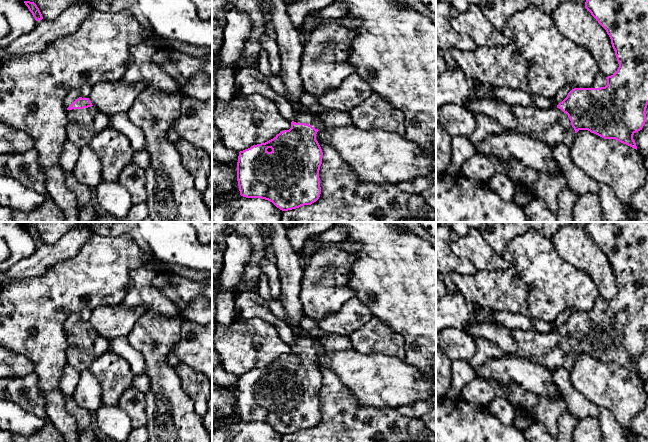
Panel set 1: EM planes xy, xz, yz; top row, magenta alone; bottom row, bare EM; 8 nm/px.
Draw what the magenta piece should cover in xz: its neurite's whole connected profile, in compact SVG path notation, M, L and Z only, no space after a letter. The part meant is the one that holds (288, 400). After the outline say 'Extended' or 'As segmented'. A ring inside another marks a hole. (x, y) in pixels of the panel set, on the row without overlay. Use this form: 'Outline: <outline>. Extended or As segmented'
Outline: M293 331L291 352L277 358L273 363L253 369L239 376L237 405L240 419L261 422L272 426L282 435L311 429L321 418L319 394L323 376L316 364L317 356L324 352L318 338Z. Extended

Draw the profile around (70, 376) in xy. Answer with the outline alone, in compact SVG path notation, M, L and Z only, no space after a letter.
M67 364L64 367L60 380L60 388L62 390L62 393L72 397L79 381L79 378L80 372L74 369L69 364Z

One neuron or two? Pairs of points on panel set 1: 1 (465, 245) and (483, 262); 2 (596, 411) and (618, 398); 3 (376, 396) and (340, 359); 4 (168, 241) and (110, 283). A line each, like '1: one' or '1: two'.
1: one
2: two
3: one
4: two

